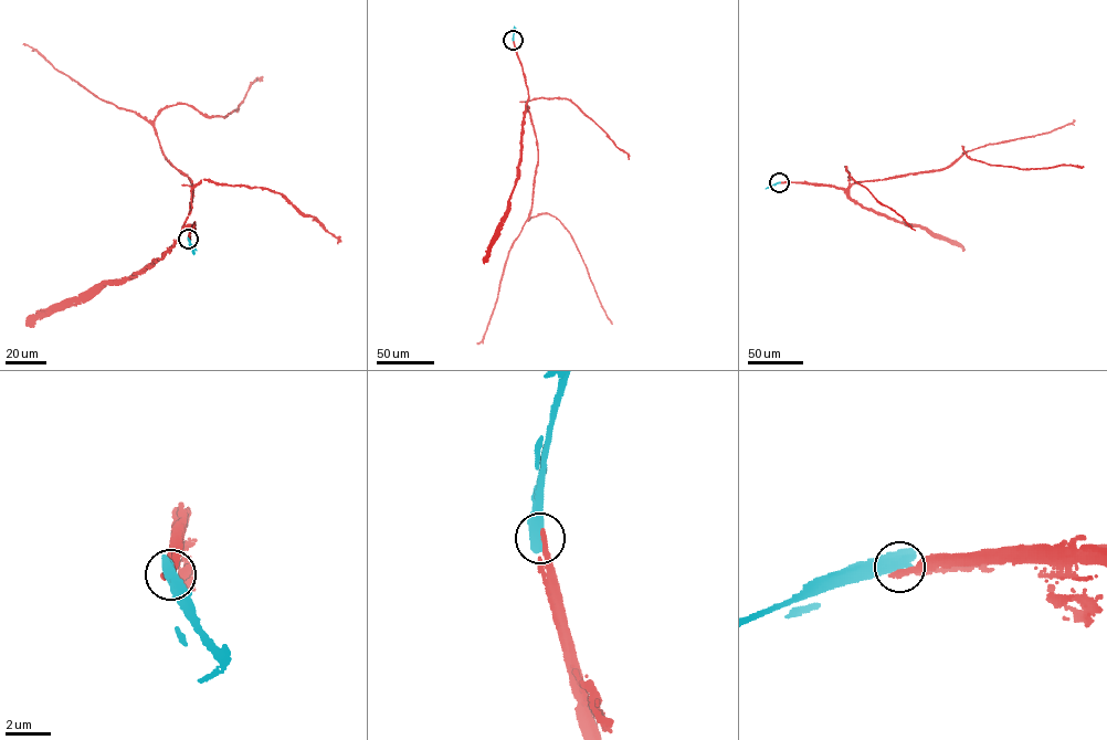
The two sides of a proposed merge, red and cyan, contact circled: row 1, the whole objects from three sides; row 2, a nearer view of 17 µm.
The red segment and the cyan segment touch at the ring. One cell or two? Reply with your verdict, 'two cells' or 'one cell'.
two cells

